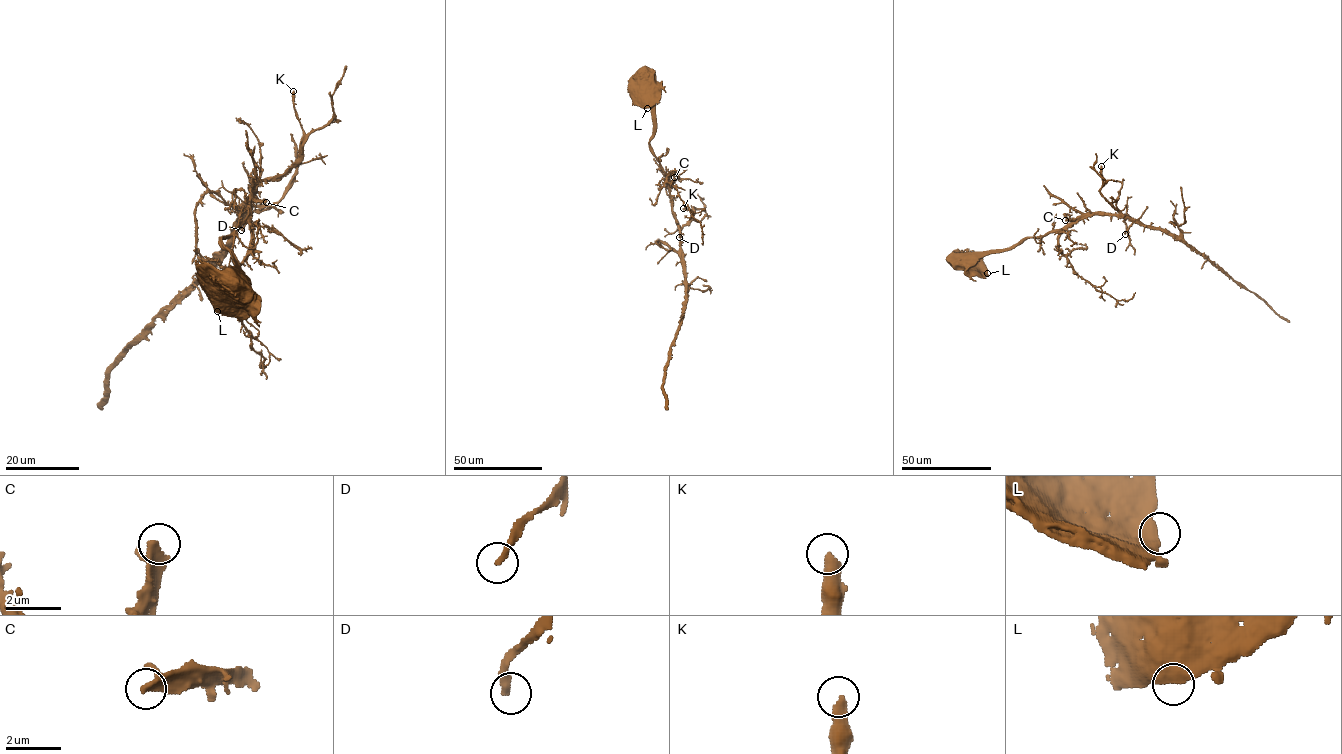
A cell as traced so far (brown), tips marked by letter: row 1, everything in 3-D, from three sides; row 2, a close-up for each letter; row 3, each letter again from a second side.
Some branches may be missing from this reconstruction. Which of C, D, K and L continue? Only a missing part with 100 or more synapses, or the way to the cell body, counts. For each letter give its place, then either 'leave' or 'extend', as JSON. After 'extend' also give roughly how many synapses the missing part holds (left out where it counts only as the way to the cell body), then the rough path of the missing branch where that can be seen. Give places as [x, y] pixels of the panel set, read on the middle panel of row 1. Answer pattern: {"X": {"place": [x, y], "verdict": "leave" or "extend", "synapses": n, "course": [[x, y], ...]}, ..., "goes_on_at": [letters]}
{"C": {"place": [674, 177], "verdict": "extend", "synapses": 140, "course": [[674, 177], [680, 171], [695, 165], [689, 170], [687, 160]]}, "D": {"place": [679, 237], "verdict": "leave"}, "K": {"place": [683, 208], "verdict": "leave"}, "L": {"place": [647, 108], "verdict": "leave"}, "goes_on_at": ["C"]}

